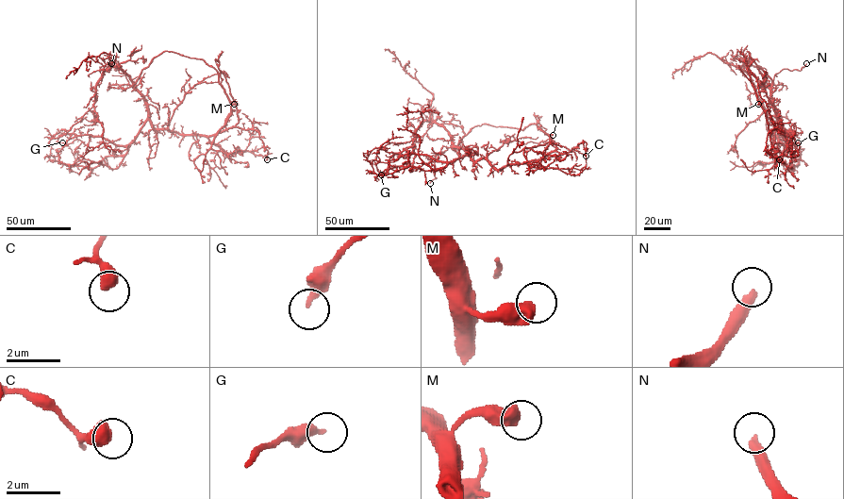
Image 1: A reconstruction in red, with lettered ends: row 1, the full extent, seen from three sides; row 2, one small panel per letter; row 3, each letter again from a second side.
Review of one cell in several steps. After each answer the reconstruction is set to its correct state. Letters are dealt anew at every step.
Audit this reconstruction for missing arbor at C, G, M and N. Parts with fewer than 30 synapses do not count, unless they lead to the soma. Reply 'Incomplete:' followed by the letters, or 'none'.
Incomplete: N

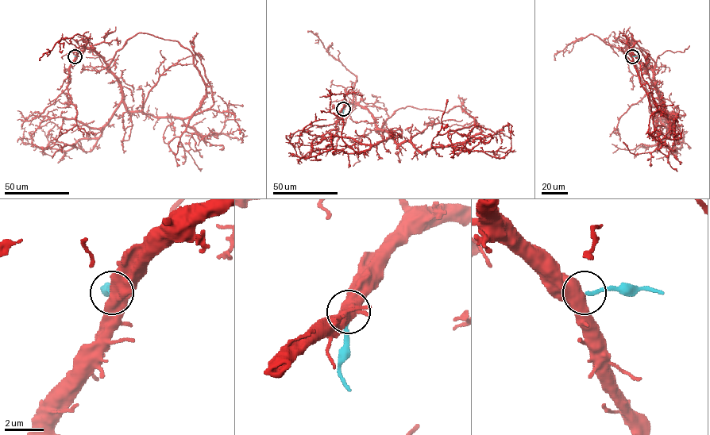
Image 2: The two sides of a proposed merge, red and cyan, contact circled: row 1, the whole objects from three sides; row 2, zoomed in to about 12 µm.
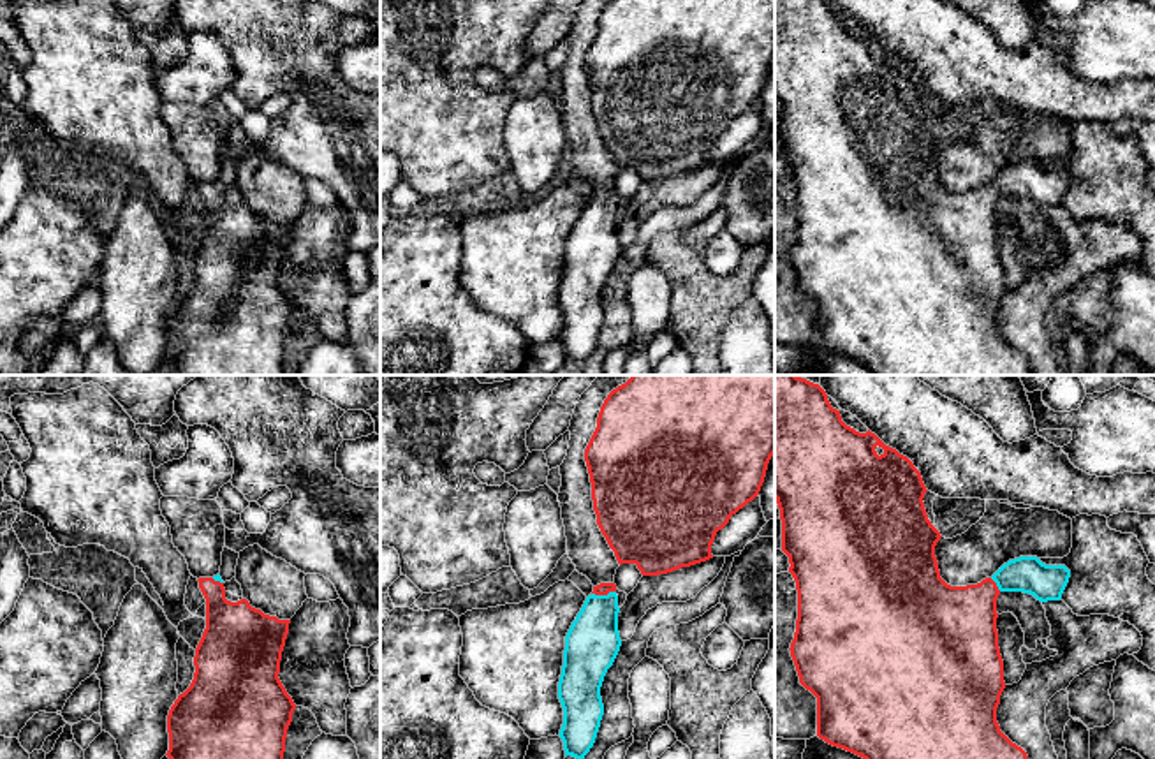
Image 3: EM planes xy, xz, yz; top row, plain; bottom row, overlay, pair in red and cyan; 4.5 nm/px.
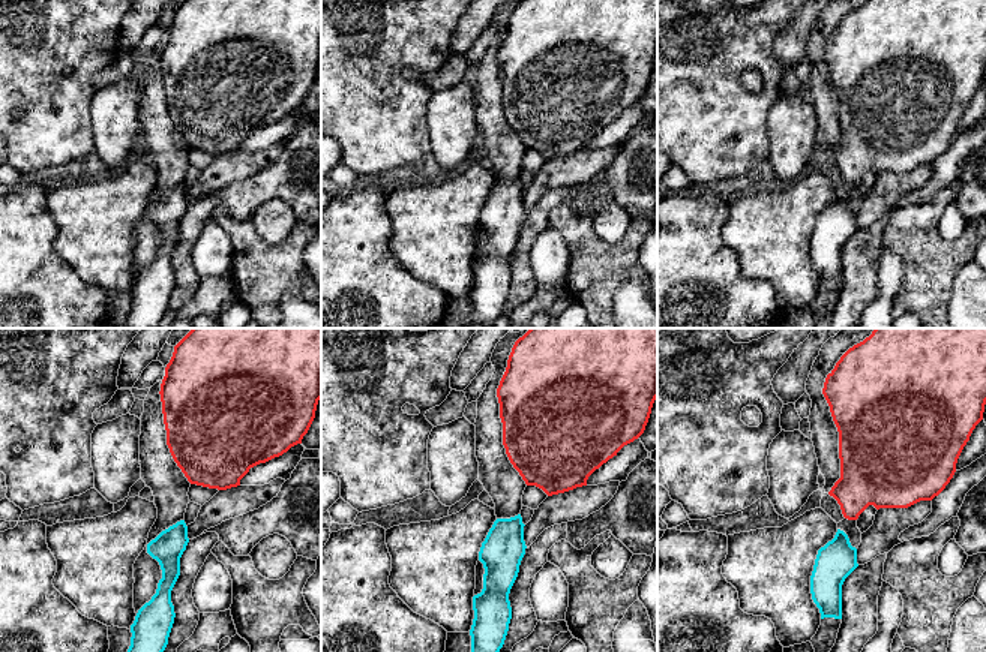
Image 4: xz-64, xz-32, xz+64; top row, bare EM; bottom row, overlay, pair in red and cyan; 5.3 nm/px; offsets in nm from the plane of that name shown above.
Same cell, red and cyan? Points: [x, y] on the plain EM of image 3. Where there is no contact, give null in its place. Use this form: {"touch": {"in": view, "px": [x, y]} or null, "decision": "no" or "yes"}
{"touch": {"in": "xz", "px": [603, 199]}, "decision": "yes"}

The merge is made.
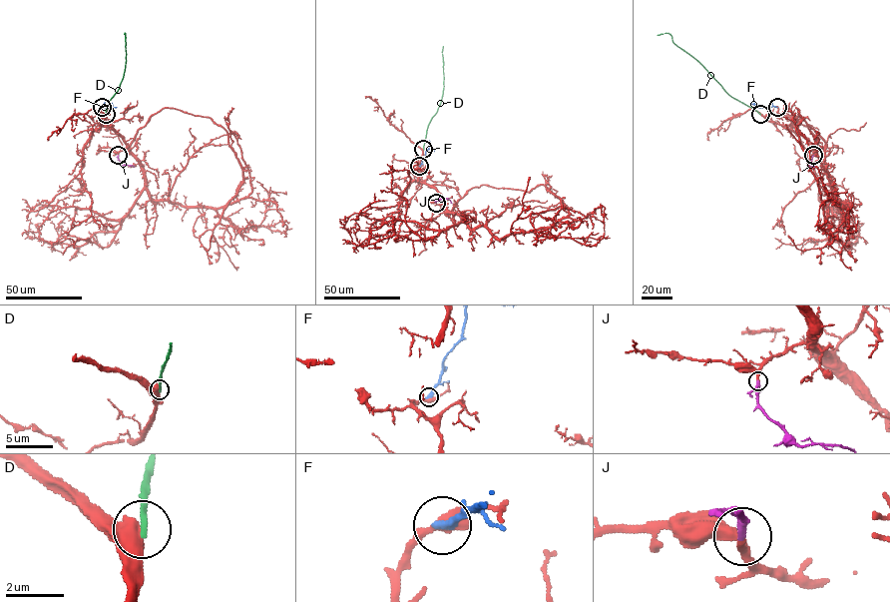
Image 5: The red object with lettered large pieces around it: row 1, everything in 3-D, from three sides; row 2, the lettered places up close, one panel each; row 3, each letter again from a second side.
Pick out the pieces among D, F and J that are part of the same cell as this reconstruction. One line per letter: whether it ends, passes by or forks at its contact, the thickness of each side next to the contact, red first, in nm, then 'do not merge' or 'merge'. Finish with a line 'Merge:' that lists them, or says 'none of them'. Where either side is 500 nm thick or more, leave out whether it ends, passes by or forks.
D: it ends; calibres 480 and 220 nm; do not merge
F: it ends; calibres 400 and 320 nm; do not merge
J: it ends; calibres 170 and 240 nm; merge
Merge: J

